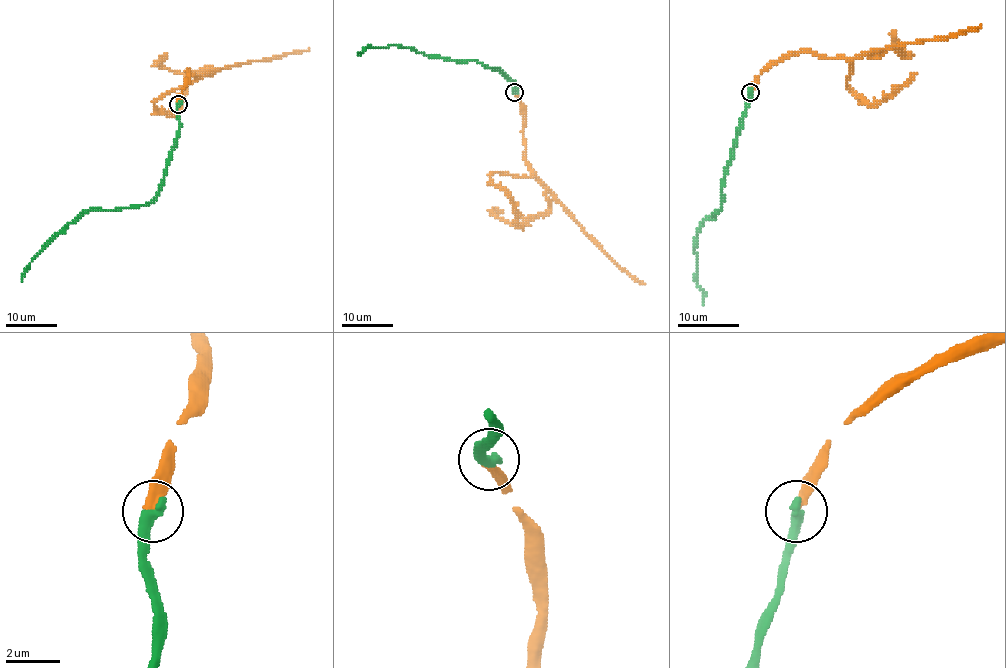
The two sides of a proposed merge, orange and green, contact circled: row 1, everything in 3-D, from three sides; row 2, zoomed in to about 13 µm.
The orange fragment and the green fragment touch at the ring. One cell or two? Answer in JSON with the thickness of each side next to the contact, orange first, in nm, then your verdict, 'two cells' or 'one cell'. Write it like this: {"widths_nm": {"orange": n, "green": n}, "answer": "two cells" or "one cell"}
{"widths_nm": {"orange": 340, "green": 460}, "answer": "one cell"}

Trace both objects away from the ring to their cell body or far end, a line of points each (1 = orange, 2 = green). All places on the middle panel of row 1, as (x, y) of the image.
1: (515, 91), (523, 118), (527, 167), (621, 268), (645, 284)
2: (515, 91), (515, 85), (502, 72), (475, 61), (451, 61), (399, 46), (365, 47), (357, 52)

